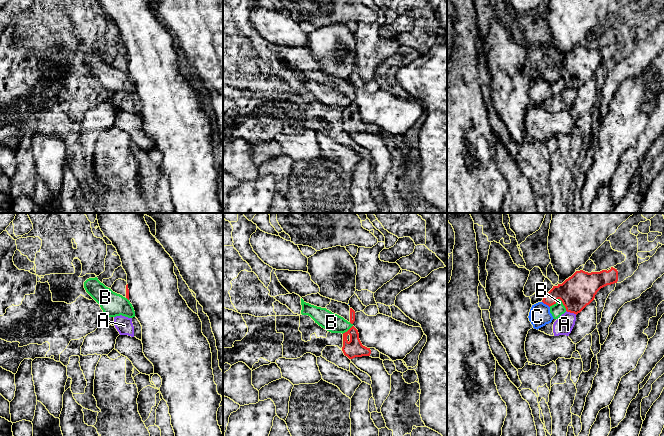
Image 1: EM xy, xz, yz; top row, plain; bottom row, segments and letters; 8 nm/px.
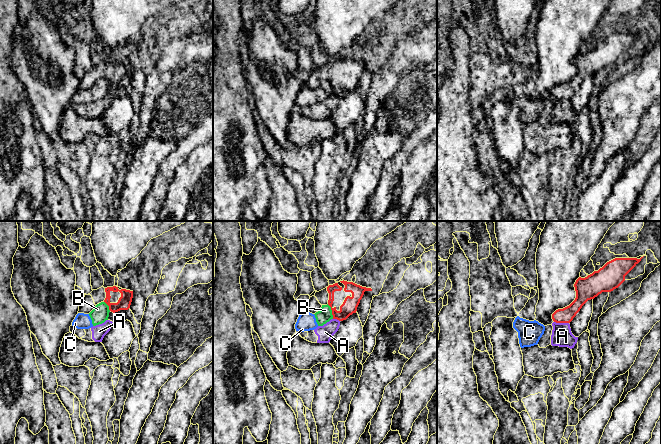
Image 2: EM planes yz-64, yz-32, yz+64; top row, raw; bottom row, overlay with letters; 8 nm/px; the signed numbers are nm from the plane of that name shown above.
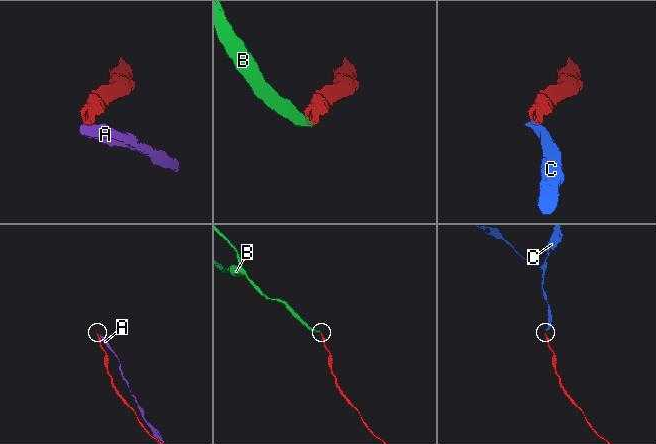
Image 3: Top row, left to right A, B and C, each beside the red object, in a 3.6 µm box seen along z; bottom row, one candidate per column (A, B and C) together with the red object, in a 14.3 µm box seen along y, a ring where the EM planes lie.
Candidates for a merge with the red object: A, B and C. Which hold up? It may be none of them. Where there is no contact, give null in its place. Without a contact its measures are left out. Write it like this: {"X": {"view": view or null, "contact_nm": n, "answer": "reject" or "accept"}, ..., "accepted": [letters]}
{"A": {"view": "yz", "contact_nm": 90, "answer": "reject"}, "B": {"view": "yz", "contact_nm": 150, "answer": "reject"}, "C": {"view": "yz", "contact_nm": 80, "answer": "reject"}, "accepted": []}

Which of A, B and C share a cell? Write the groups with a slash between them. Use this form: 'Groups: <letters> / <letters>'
Groups: A / B C

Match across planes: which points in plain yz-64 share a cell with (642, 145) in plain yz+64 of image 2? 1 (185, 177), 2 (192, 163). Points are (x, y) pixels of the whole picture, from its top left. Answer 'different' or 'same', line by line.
1: different
2: different

